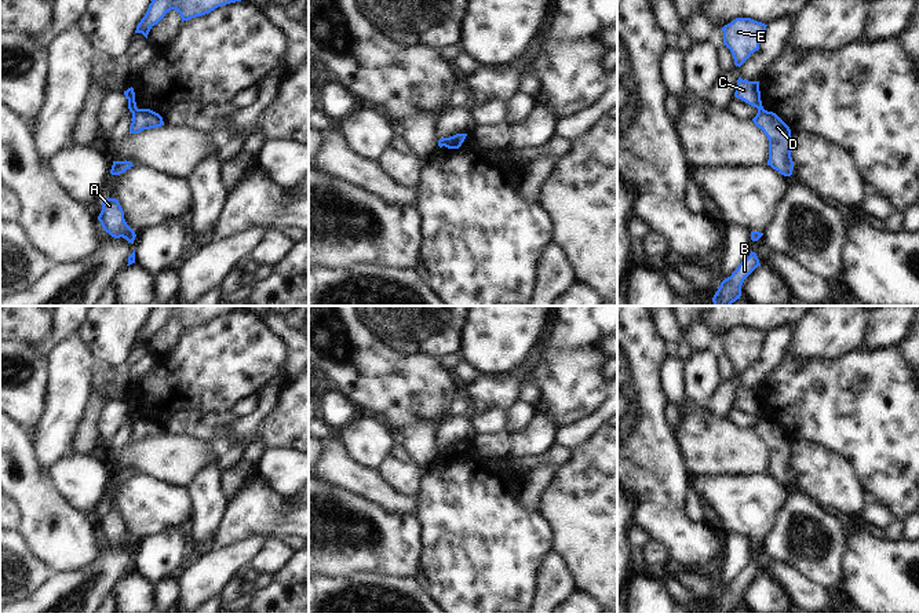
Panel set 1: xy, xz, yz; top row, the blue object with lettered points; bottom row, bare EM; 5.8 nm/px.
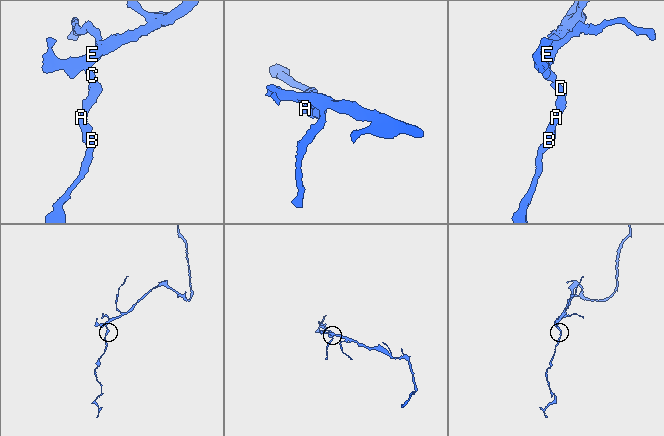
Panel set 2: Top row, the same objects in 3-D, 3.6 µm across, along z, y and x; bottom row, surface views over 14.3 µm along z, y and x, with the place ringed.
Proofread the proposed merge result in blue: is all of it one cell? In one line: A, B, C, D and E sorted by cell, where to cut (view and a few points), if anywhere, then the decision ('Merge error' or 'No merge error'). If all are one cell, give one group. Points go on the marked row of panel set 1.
Groups: A B D / C E. Split along xy (138, 109), (132, 113). Merge error.

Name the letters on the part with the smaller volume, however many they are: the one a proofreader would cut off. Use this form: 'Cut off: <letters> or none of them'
Cut off: A, B, D

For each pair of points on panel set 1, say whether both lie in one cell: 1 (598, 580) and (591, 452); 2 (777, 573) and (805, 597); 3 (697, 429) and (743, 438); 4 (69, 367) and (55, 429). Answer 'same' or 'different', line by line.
1: same
2: same
3: same
4: same

